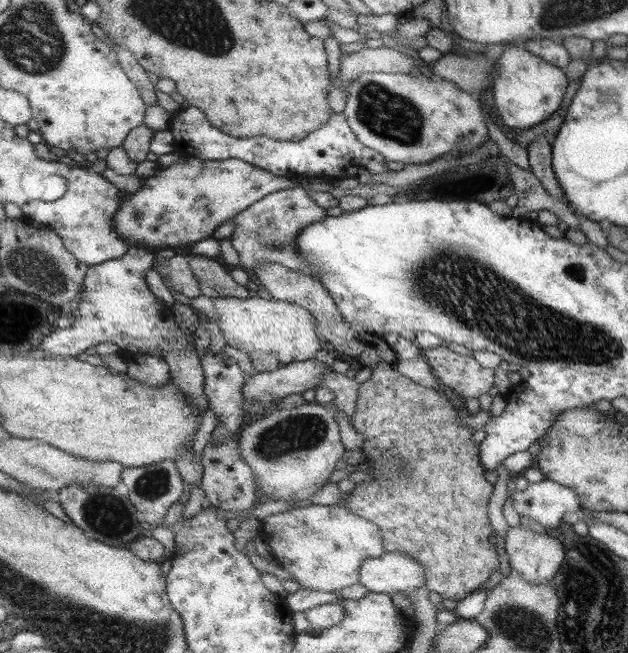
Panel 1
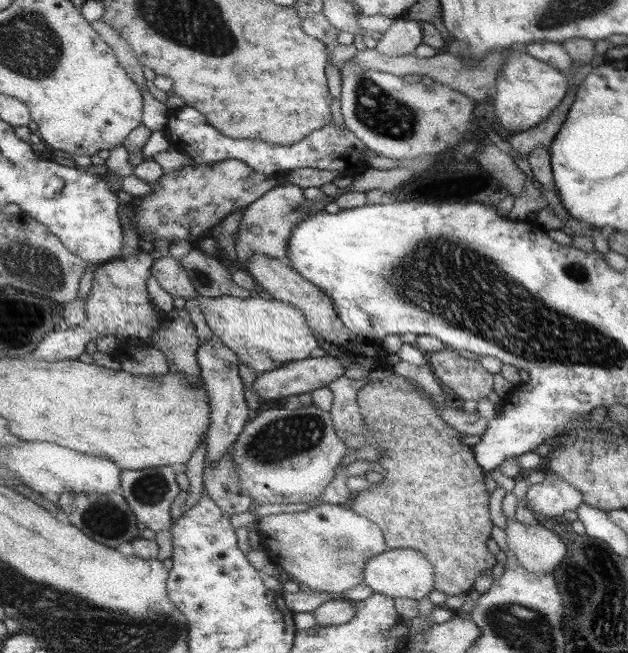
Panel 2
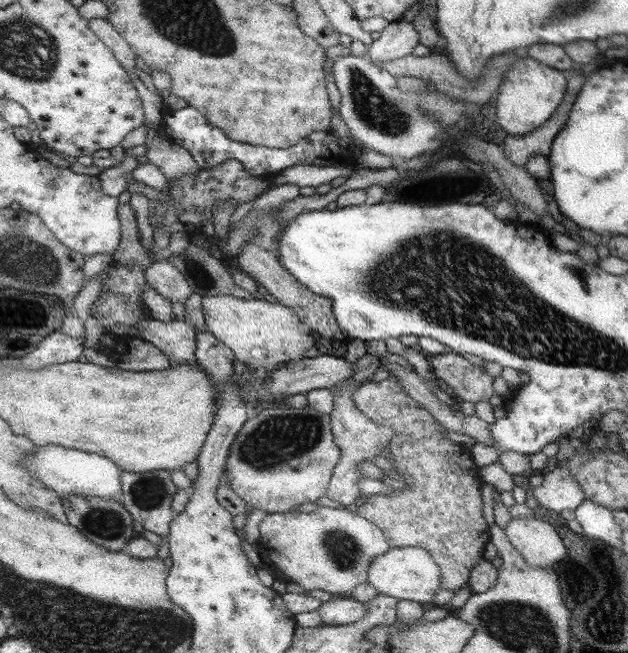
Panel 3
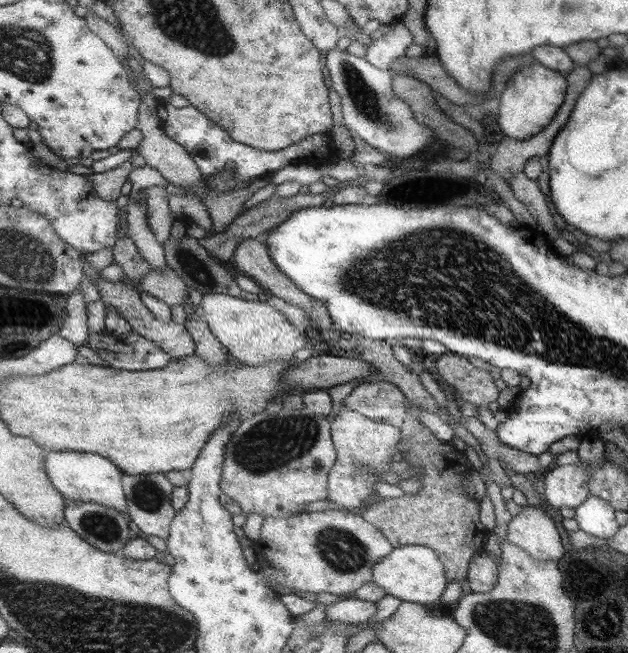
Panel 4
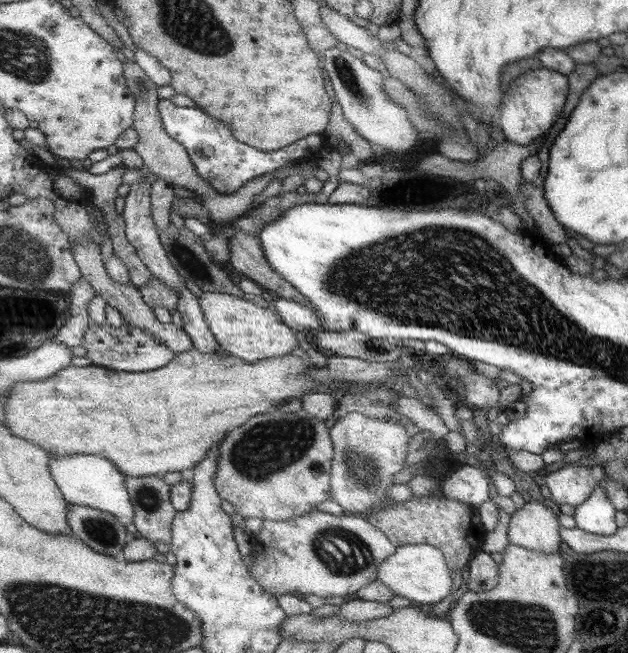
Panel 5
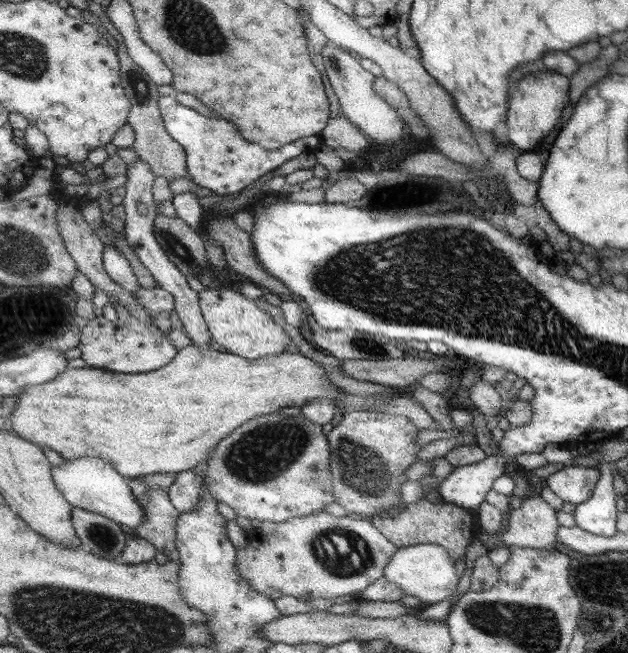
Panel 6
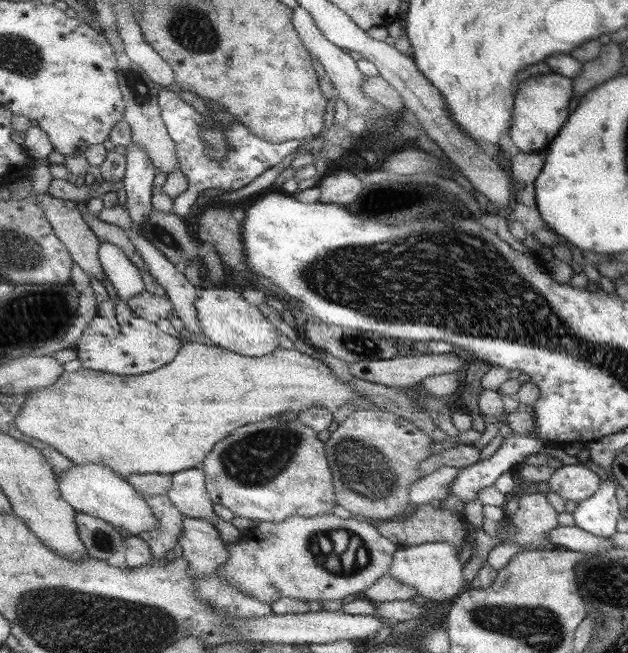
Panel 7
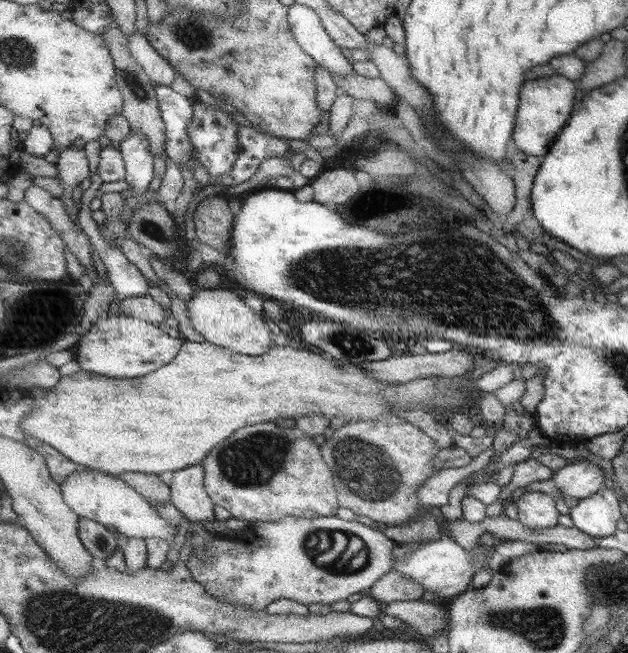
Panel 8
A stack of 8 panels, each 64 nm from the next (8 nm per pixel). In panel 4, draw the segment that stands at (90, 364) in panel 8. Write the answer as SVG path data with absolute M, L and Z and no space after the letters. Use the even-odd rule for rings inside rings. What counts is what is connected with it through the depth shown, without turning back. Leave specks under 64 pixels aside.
M110 331L89 334L83 345L92 349L106 367L126 371L148 371L164 369L171 356L136 332L116 335Z

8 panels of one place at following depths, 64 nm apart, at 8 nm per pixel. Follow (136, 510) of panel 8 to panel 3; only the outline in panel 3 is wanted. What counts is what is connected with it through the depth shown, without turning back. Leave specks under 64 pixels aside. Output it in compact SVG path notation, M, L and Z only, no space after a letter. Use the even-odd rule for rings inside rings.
M50 444L38 448L38 451L32 455L26 455L23 465L33 477L40 479L60 497L101 497L119 501L123 493L121 487L123 470L120 470L109 458L98 454Z

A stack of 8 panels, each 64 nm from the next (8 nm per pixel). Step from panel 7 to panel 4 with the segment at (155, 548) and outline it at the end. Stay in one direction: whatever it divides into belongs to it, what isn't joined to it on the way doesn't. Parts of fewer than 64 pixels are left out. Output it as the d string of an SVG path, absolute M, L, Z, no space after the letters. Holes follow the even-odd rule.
M165 473L123 475L123 489L128 503L129 517L144 534L158 536L167 540L170 534L172 519L177 511L173 507L171 496L175 486L165 477Z

